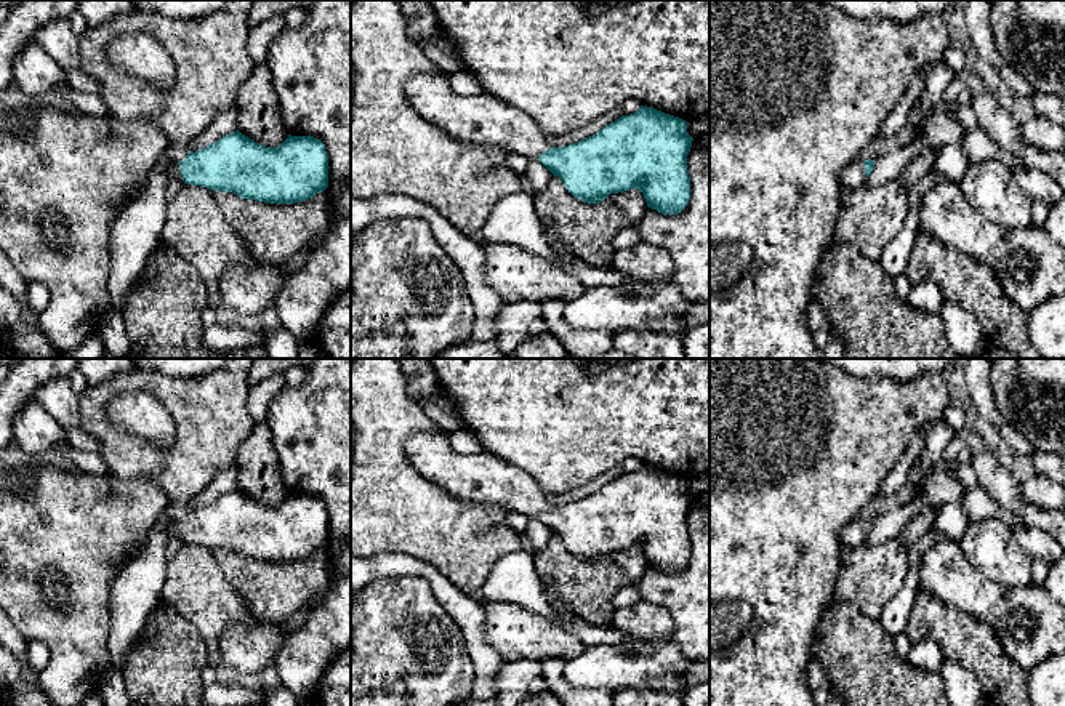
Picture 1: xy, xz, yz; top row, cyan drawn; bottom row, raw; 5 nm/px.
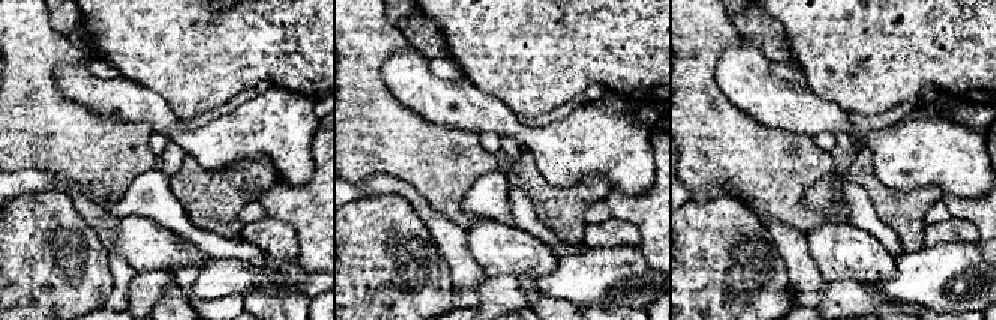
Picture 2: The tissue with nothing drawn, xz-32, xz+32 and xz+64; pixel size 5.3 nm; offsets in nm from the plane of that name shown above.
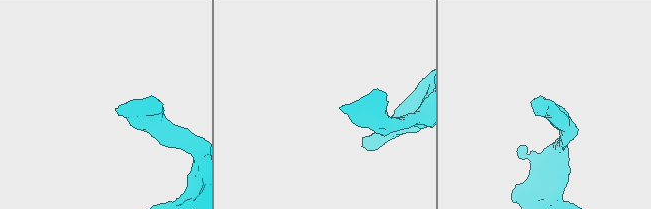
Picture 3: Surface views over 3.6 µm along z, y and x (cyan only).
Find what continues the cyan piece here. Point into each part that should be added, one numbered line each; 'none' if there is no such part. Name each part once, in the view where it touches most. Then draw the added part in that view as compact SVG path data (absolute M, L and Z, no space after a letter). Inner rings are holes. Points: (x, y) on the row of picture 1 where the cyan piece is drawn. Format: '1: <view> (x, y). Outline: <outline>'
1: xy (173, 172). Outline: M173 162L168 166L167 176L170 178L170 181L183 179L181 168L179 168L178 162Z

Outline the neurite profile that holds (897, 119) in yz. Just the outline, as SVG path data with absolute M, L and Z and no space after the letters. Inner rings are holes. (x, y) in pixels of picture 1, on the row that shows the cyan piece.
M919 72L910 83L905 94L898 99L897 106L887 115L878 134L879 138L894 138L905 128L910 112L919 102L921 94L926 88L926 75L927 72Z

